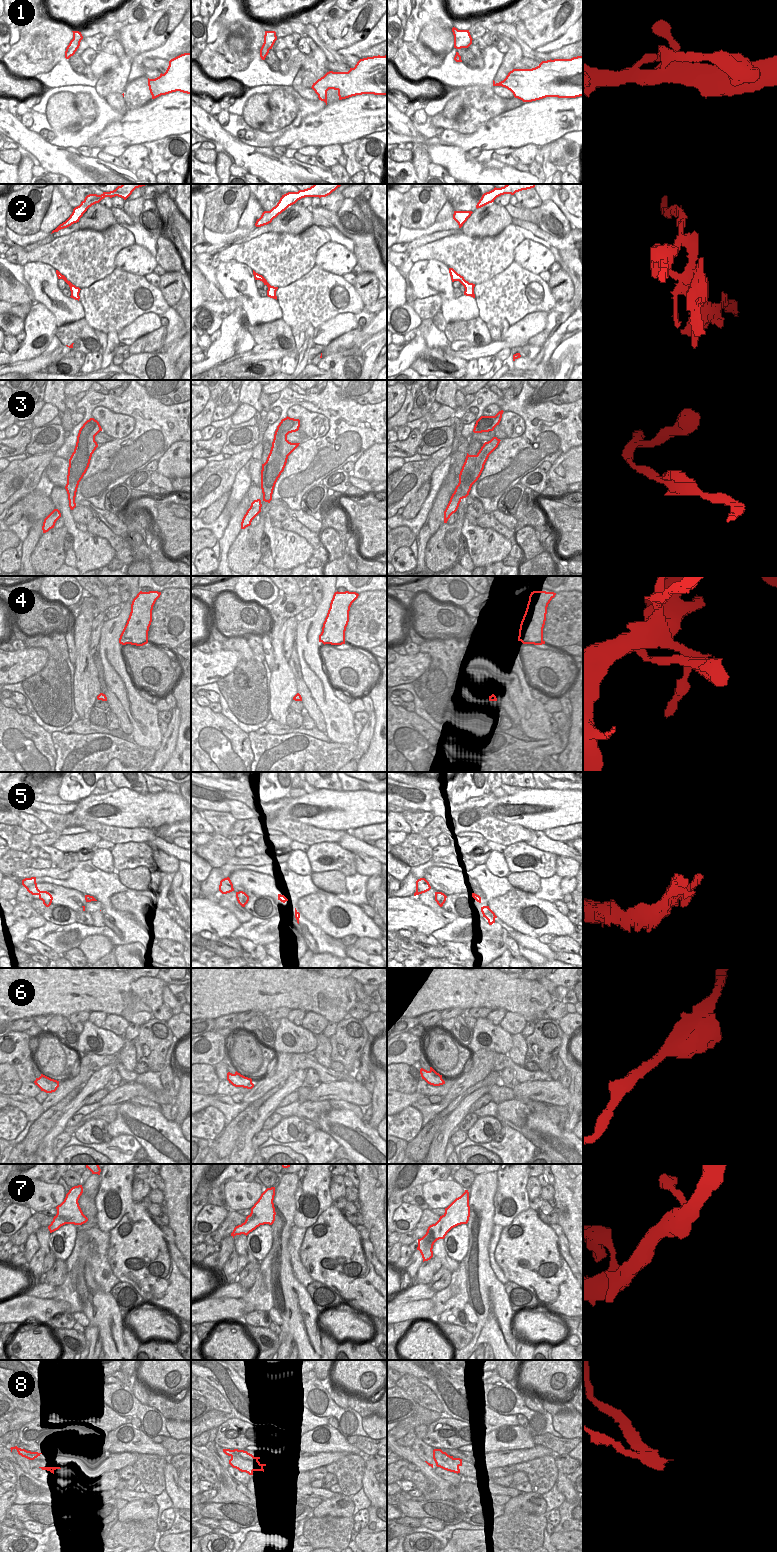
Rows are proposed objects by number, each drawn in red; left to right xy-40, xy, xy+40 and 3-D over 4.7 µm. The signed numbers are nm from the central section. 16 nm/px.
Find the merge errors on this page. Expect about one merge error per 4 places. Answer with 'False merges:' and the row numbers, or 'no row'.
False merges: 3.

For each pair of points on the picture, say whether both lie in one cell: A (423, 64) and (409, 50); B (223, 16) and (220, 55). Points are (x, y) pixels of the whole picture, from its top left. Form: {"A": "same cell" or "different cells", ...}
{"A": "same cell", "B": "different cells"}

